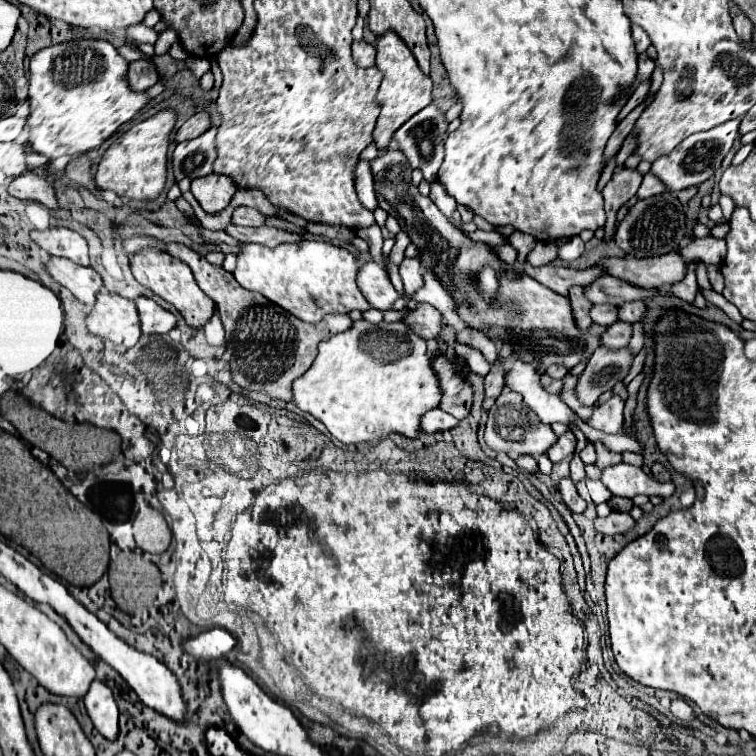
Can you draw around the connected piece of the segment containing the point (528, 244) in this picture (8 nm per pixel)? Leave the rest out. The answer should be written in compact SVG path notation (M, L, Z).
M515 230L509 237L509 243L518 251L518 262L525 263L537 241L531 235Z

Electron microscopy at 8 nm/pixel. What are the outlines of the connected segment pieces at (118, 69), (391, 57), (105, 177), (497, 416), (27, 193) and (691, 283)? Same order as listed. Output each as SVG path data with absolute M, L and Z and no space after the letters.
M76 39L40 49L30 57L30 117L28 117L28 143L36 153L56 159L62 155L78 155L88 149L100 147L118 127L130 121L146 103L144 93L134 93L126 81L128 61L124 61L116 47L98 39Z
M386 31L386 35L380 35L376 39L376 51L378 51L376 67L384 73L384 79L382 79L382 85L376 95L376 101L382 111L380 111L376 127L374 127L374 143L380 149L386 149L394 131L402 123L406 123L406 119L410 119L414 113L418 113L432 101L432 79L424 77L412 51L406 47L406 43L394 31Z
M162 109L156 115L132 125L128 131L120 133L114 143L104 151L98 171L94 175L98 189L110 189L120 197L146 201L156 199L166 183L166 155L170 133L176 123L176 113L172 109Z
M504 389L502 395L496 399L492 409L488 411L488 423L484 431L484 441L490 449L502 453L518 453L518 455L532 455L538 457L546 453L554 443L556 435L550 425L538 421L538 417L524 405L522 397L510 389Z
M24 173L22 177L12 179L12 183L8 185L8 193L18 197L18 199L24 199L24 201L42 203L50 209L58 207L52 183L48 183L44 177L32 175L32 173Z
M690 261L690 263L688 263L686 277L670 287L672 295L676 295L676 297L680 297L680 299L684 299L684 301L690 301L690 303L694 301L694 297L696 297L696 287L698 287L698 285L696 285L696 267L698 267L698 261Z

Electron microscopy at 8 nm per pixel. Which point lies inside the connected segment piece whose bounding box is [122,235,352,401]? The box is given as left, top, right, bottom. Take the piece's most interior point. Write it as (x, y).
(270, 348)

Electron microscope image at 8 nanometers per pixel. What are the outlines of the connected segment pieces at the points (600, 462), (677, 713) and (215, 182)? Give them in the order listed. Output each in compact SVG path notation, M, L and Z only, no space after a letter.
M596 443L596 463L594 463L596 467L604 469L604 467L614 465L614 463L620 463L620 461L622 461L620 453L612 453L612 451L608 451L606 447L602 447L602 445Z
M674 699L674 701L672 701L670 711L672 711L672 715L674 715L674 717L684 719L684 721L692 717L692 707L690 707L690 705L688 705L684 699Z
M210 173L206 177L196 177L192 181L190 191L198 199L198 203L204 207L204 211L216 213L216 211L222 211L230 203L236 189L238 187L234 181L230 181L230 177Z

